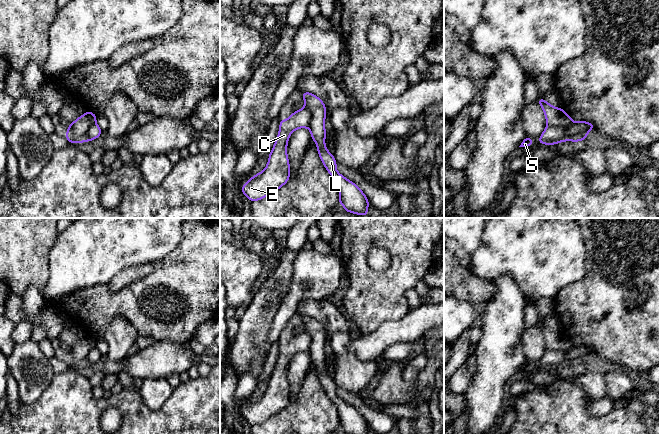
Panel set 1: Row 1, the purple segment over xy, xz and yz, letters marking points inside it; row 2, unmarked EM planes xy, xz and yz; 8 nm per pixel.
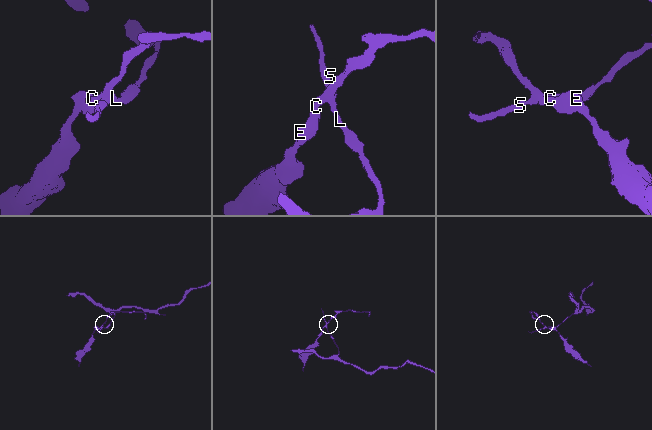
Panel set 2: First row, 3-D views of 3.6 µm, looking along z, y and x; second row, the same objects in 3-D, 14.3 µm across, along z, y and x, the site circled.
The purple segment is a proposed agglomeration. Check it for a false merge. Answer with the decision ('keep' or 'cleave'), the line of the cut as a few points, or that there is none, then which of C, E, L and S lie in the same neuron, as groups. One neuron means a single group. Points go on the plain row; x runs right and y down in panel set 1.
cleave; cut yz (574, 346), (567, 352), (548, 349); groups C E / L S

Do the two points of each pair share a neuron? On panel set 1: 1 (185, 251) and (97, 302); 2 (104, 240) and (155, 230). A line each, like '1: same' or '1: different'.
1: same
2: same

